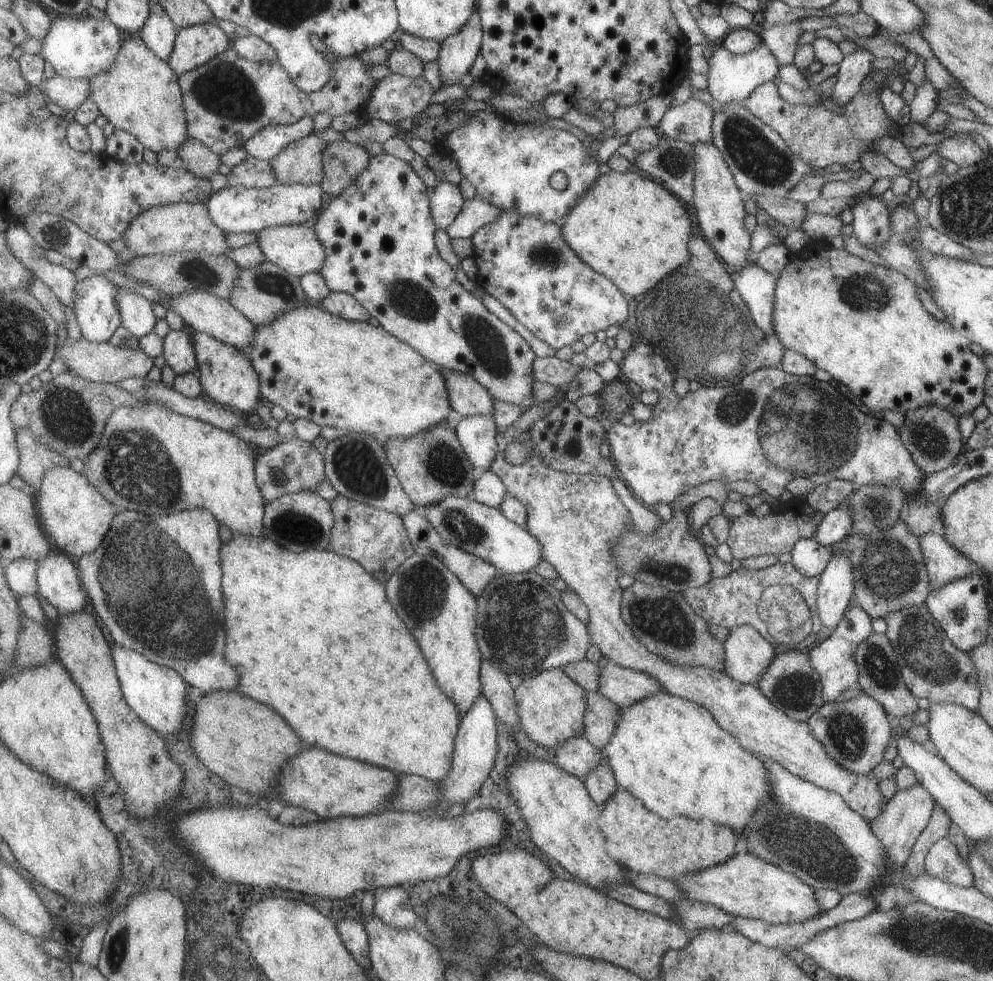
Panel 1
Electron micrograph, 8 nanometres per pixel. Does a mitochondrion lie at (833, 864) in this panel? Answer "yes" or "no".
yes

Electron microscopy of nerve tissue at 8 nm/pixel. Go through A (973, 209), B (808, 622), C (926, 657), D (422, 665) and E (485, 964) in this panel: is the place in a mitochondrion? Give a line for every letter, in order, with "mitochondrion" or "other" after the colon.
A: mitochondrion
B: other
C: mitochondrion
D: other
E: mitochondrion

